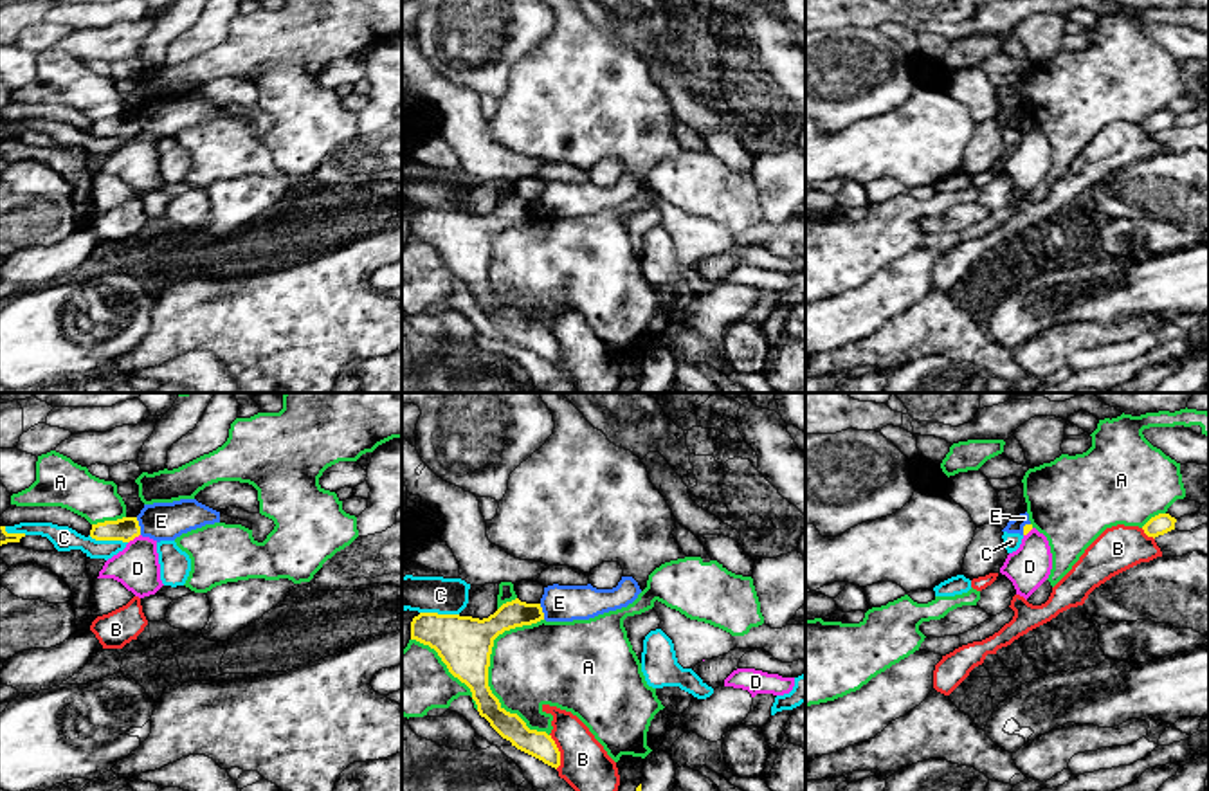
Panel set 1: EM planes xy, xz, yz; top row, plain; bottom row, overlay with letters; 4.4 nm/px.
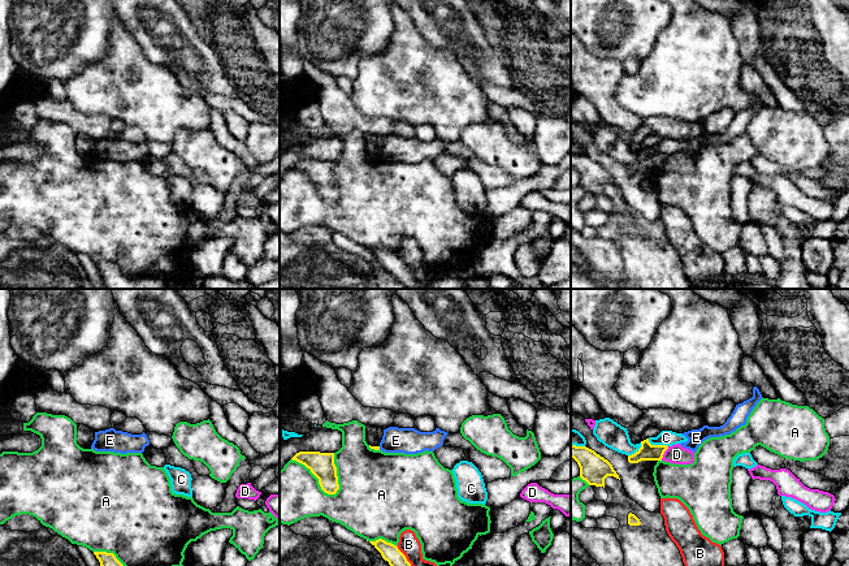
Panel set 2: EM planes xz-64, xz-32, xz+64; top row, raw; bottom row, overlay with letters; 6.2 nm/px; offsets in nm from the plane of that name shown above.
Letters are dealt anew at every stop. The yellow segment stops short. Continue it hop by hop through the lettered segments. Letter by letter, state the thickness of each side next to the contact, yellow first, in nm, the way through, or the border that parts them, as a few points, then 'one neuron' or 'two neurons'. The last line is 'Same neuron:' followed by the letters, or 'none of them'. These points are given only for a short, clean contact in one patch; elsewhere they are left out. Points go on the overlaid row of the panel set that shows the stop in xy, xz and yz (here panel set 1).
A: 240 nm thick on the yellow side, 360 nm on the other; two neurons
B: 120 nm thick on the yellow side, 220 nm on the other; two neurons
C: 240 nm thick on the yellow side, 160 nm on the other; two neurons
D: 110 nm thick on the yellow side, 200 nm on the other; two neurons
E: 110 nm thick on the yellow side, 180 nm on the other; border along xy (136, 518), (141, 534); two neurons
Same neuron: none of them

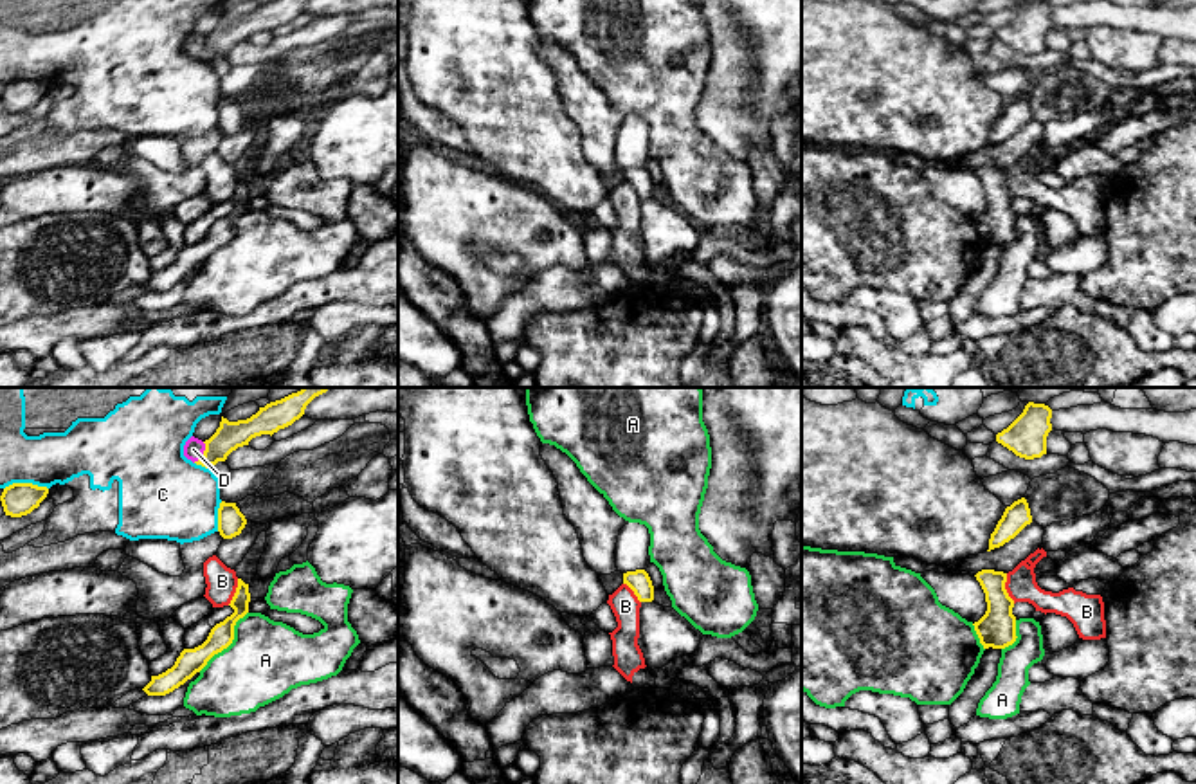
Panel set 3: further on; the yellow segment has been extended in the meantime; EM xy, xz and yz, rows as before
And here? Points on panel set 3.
A: 120 nm thick on the yellow side, 340 nm on the other; two neurons
B: 170 nm thick on the yellow side, 140 nm on the other; border along yz (1005, 574), (1005, 592), (1014, 602); two neurons
C: 150 nm thick on the yellow side, 220 nm on the other; two neurons
D: 130 nm thick on the yellow side, 90 nm on the other; border along xy (204, 442), (204, 453), (193, 462); two neurons
Same neuron: none of them

